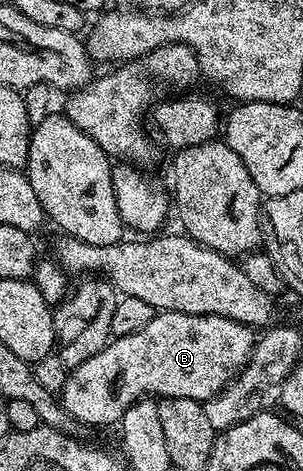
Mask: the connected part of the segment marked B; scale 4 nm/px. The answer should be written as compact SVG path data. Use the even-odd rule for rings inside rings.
M158 312L145 329L112 338L99 353L70 368L61 390L63 408L78 424L107 427L118 424L125 409L138 399L212 399L247 367L256 340L256 332L248 324L229 317Z

